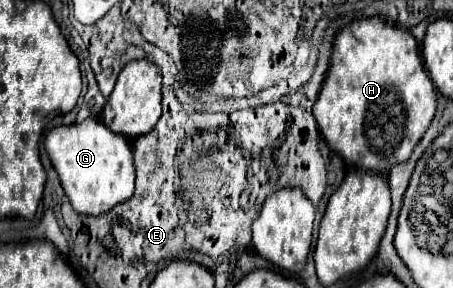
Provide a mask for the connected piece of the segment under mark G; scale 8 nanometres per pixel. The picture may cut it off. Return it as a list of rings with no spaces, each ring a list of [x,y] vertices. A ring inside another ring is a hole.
[[[86,119],[74,125],[54,127],[46,135],[44,145],[76,213],[92,217],[104,215],[134,193],[134,163],[128,139],[112,133],[104,123]]]

